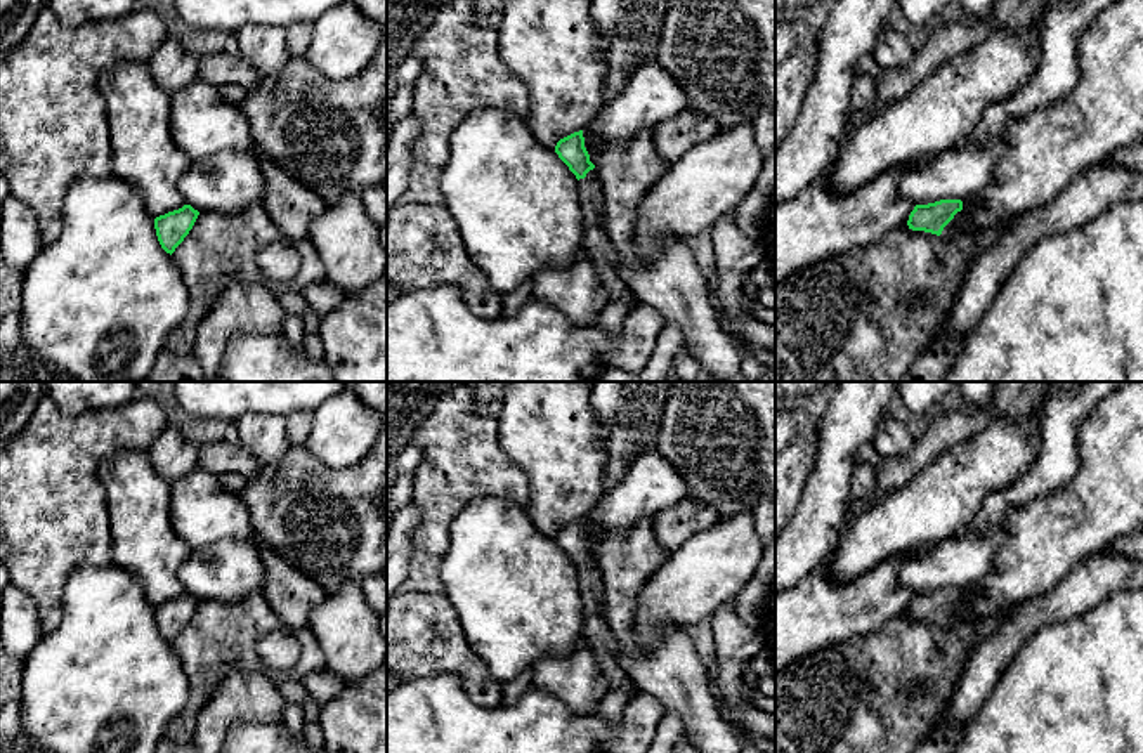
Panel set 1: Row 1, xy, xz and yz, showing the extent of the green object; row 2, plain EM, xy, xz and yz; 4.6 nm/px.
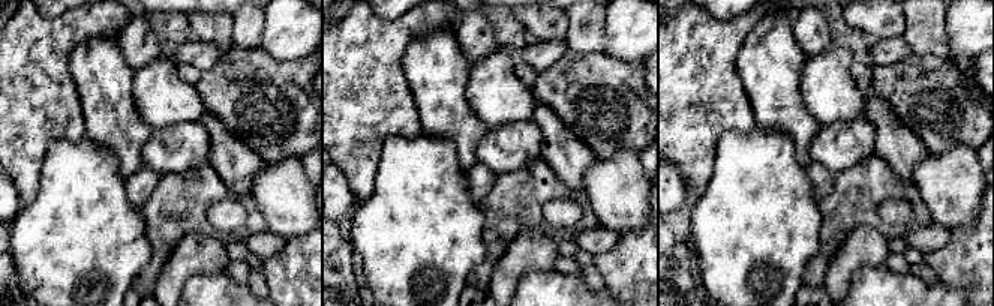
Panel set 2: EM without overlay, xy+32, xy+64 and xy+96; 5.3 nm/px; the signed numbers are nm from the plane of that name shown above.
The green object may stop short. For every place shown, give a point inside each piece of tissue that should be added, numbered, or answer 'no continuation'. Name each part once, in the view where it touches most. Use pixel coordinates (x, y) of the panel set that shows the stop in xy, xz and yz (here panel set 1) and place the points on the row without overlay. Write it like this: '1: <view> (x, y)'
1: yz (951, 616)

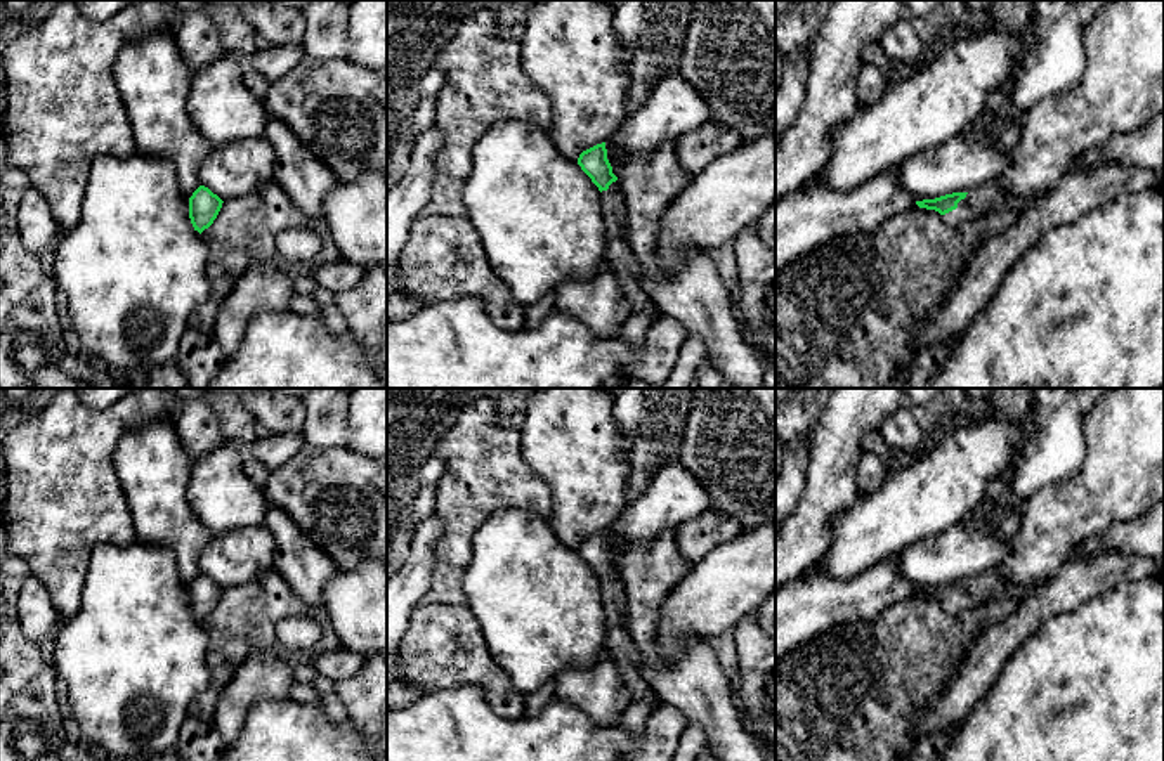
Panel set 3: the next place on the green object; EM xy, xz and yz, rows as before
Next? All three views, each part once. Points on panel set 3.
1: yz (991, 586)

